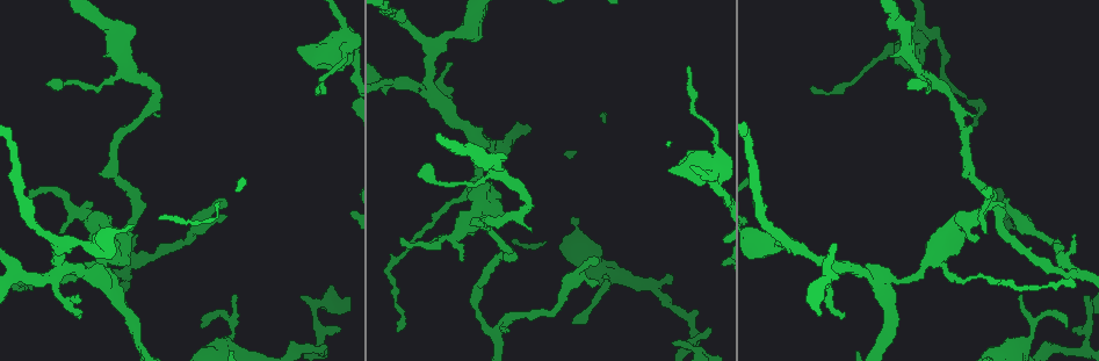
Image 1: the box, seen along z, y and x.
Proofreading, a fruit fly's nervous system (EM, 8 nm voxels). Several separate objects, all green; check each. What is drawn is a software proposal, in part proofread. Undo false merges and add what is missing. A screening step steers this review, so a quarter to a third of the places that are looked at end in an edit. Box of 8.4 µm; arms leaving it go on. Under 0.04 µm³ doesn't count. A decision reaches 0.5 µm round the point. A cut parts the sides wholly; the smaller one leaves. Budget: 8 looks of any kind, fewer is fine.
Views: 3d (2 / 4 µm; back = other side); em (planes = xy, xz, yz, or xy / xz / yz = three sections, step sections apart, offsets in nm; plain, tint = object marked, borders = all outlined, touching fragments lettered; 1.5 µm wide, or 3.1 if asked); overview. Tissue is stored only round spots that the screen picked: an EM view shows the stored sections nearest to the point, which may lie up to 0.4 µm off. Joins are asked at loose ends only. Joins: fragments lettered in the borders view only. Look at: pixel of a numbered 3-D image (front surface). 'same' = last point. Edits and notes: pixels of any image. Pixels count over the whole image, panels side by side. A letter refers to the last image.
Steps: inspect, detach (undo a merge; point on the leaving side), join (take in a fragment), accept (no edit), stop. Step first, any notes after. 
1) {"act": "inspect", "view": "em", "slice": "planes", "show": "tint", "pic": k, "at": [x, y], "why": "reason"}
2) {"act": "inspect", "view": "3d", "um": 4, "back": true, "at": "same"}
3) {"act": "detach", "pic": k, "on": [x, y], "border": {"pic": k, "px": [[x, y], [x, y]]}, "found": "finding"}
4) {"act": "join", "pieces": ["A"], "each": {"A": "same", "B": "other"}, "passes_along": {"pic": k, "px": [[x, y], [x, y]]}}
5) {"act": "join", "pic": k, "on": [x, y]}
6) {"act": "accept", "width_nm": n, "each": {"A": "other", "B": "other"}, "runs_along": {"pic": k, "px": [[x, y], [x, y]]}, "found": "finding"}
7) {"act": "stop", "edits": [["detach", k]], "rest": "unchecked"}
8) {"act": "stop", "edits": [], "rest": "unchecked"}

{"act": "inspect", "view": "em", "slice": "planes", "show": "borders", "pic": 1, "at": [400, 240], "why": "tapers out"}

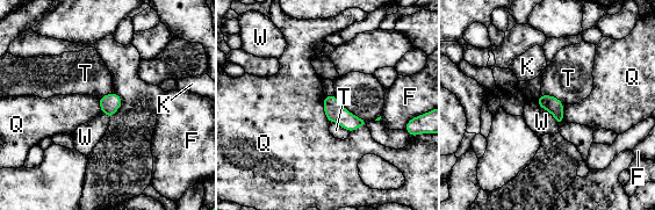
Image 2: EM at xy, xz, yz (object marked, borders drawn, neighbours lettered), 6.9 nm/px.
{"act": "accept", "width_nm": 110, "each": {"F": "other", "K": "other", "Q": "other", "T": "other", "W": "other"}, "border": {"pic": 2, "px": [[323, 96], [323, 111], [329, 122]]}, "found": "none of them fits"}

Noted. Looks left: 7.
{"act": "inspect", "view": "3d", "um": 2, "pic": 1, "at": [107, 276], "why": "branch point"}

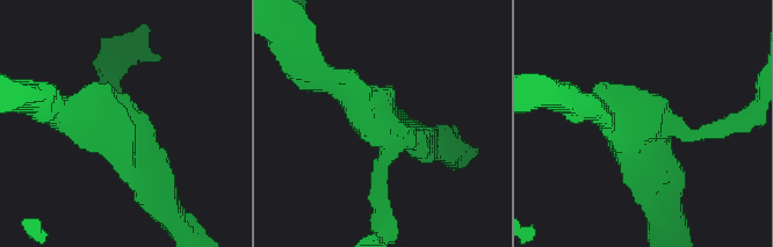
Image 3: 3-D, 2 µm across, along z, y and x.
{"act": "inspect", "view": "em", "um": 3.1, "slice": "planes", "show": "tint", "pic": 3, "at": [128, 127]}

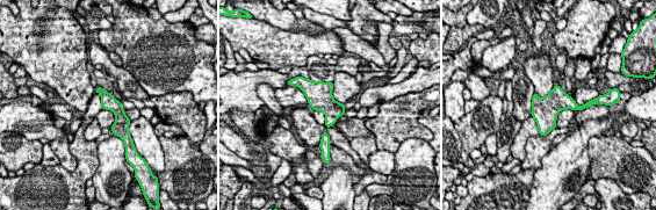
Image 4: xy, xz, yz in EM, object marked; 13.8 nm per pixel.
{"act": "inspect", "view": "em", "um": 3.1, "slice": "planes", "show": "borders", "at": "same", "why": "see the neighbours"}

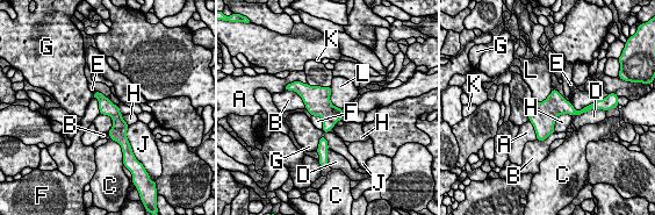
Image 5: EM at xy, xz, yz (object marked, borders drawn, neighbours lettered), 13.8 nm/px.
{"act": "accept", "each": {"A": "other", "B": "other", "C": "other", "D": "other", "E": "other", "F": "other", "G": "other", "H": "other", "J": "other", "K": "other", "L": "other"}, "border": {"pic": 5, "px": [[330, 87], [330, 101], [342, 109]]}, "found": "all the same neuron"}

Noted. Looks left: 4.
{"act": "inspect", "view": "3d", "um": 4, "pic": 1, "at": [500, 213], "why": "stops while still wide"}

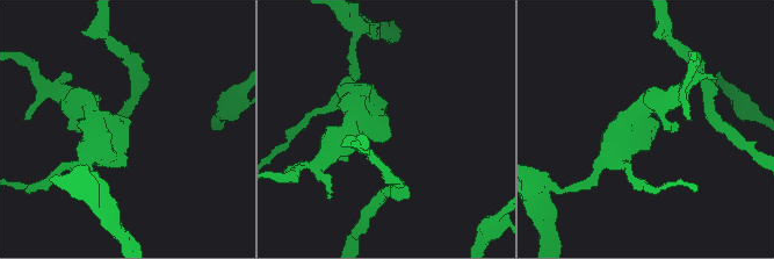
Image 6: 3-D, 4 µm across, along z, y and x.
{"act": "inspect", "view": "em", "slice": "planes", "show": "borders", "pic": 6, "at": [653, 118]}

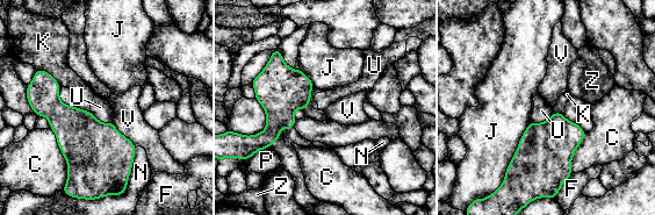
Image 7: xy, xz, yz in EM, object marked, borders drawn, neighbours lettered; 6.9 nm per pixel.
{"act": "accept", "width_nm": 300, "longest_contact_nm": ["N", 460], "each": {"C": "other", "F": "other", "J": "other", "K": "other", "N": "other", "P": "other", "U": "other", "V": "other", "Z": "other"}, "found": "no lettered fragment goes on from it"}

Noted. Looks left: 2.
{"act": "stop", "edits": [], "rest": "unchecked"}

